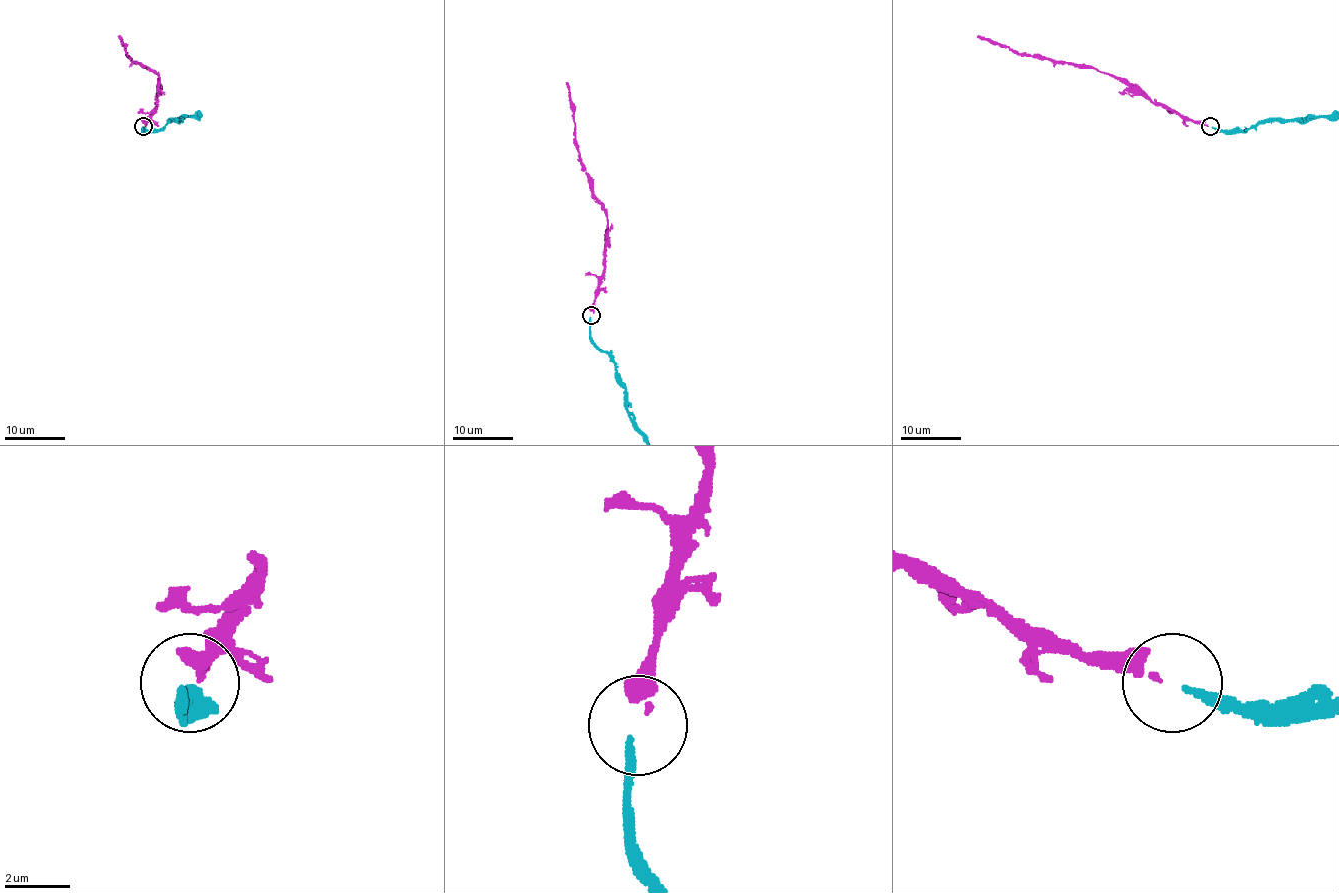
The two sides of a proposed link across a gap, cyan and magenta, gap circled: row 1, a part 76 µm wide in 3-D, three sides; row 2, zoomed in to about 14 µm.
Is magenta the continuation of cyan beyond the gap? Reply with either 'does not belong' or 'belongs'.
belongs

